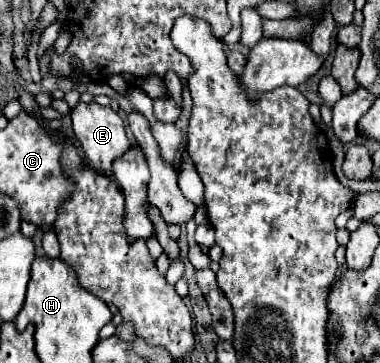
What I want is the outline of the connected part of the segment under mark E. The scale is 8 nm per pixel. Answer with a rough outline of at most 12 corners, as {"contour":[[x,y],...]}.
{"contour":[[79,101],[75,139],[93,171],[111,177],[131,147],[111,107]]}

